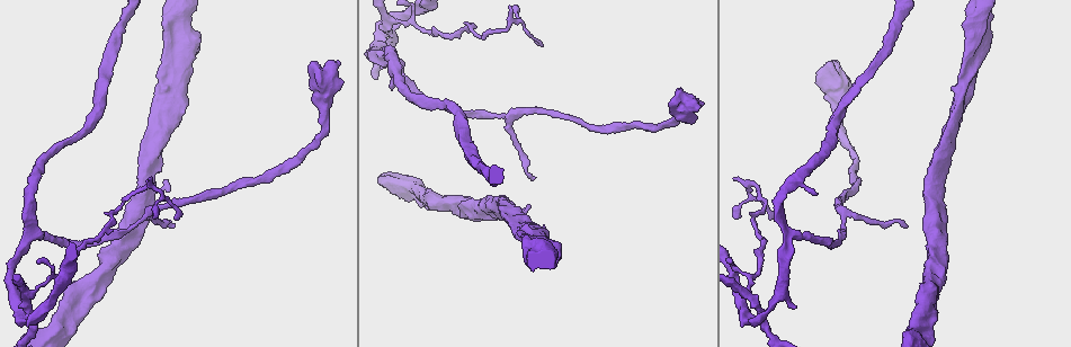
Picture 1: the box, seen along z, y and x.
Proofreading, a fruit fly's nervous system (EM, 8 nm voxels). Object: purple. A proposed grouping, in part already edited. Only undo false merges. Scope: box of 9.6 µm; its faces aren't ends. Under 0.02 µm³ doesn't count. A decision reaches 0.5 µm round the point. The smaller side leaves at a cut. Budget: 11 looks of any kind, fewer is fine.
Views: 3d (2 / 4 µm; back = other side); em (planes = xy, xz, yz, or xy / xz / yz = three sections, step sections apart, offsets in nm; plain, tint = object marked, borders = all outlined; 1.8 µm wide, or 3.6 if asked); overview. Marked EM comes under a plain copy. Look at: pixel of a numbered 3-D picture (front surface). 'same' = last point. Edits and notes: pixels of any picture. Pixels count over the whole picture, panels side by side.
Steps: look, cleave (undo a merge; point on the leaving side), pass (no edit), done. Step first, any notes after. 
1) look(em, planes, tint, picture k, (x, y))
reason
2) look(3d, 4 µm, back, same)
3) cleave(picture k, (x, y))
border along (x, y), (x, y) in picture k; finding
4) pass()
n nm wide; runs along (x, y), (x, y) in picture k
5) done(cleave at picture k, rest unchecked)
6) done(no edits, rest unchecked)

look(em, xz, step 4, borders, picture 1, (842, 213))
arms part here

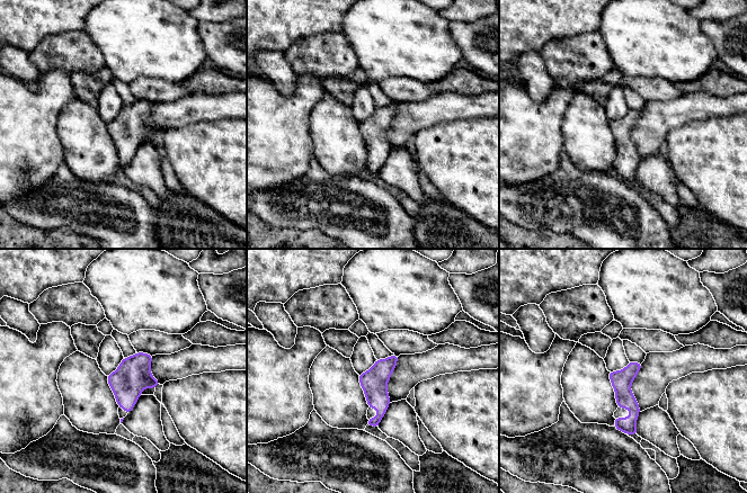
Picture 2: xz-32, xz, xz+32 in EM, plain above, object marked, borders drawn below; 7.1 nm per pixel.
pass()
continuous, no second neuron

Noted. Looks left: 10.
look(3d, 2 µm, picture 1, (510, 22))
abrupt turn

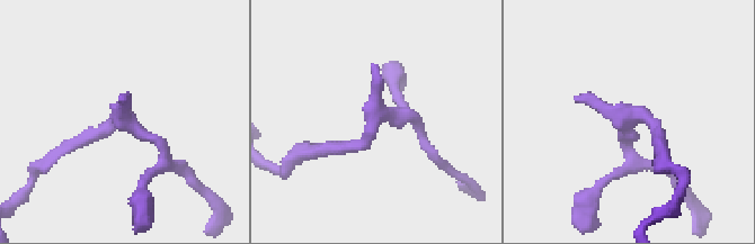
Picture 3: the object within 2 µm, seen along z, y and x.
look(em, planes, tint, picture 3, (120, 116))
need the tissue

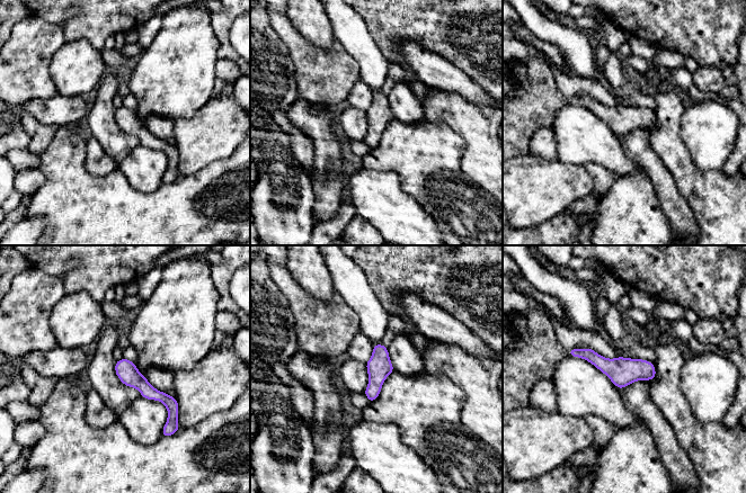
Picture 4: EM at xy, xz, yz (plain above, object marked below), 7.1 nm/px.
pass()
runs along (571, 352), (653, 375) in picture 4; one neuron here

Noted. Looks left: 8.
look(3d, 4 µm, picture 1, (932, 287))
arms run side by side

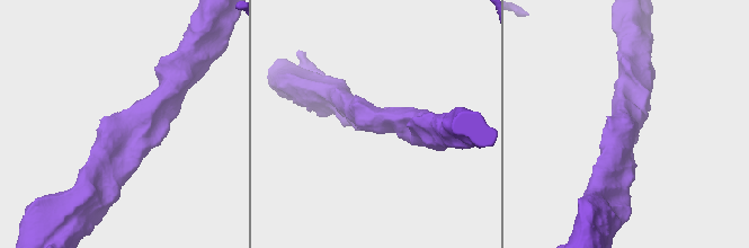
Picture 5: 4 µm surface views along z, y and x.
look(em, yz, step 4, tint, picture 5, (141, 126))
3 arms; arms of 360, 380, 380 nm; shape alone is not enough

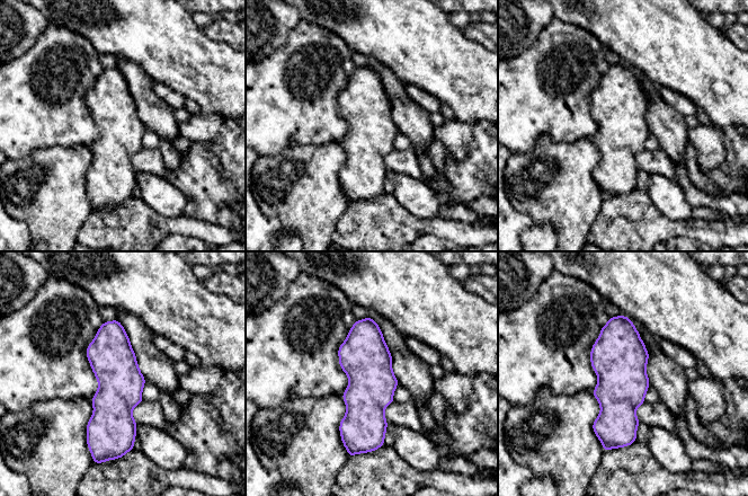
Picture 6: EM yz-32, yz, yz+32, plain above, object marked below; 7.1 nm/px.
pass()
runs along (115, 322), (115, 445) in picture 6; all the same neuron

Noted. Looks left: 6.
look(3d, 4 µm, picture 1, (836, 99))

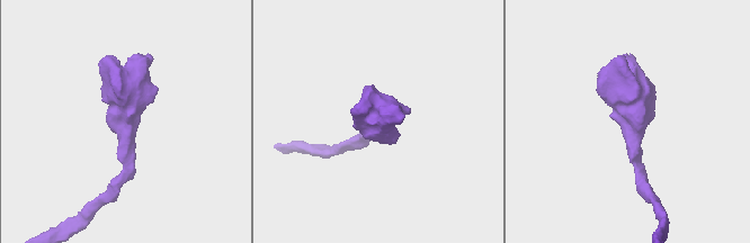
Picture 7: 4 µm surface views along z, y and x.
look(em, 3.6 µm, planes, tint, picture 7, (127, 119))
need the tissue

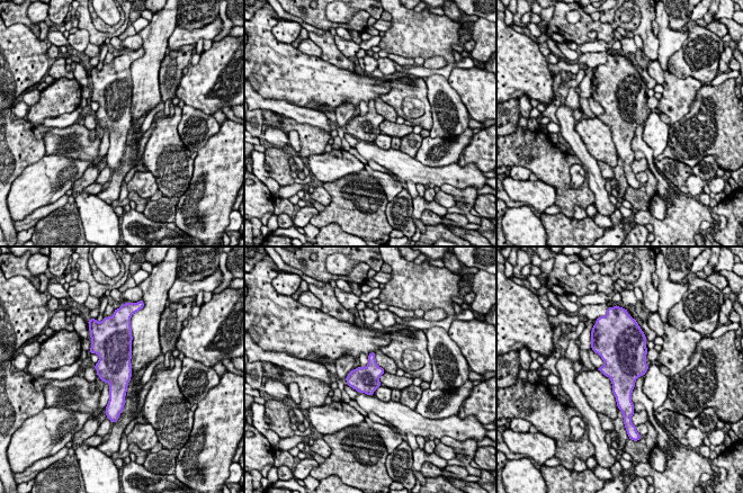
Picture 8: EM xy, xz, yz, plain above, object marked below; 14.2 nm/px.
pass()
continuous, no second neuron

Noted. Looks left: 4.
done(no edits, rest unchecked)

